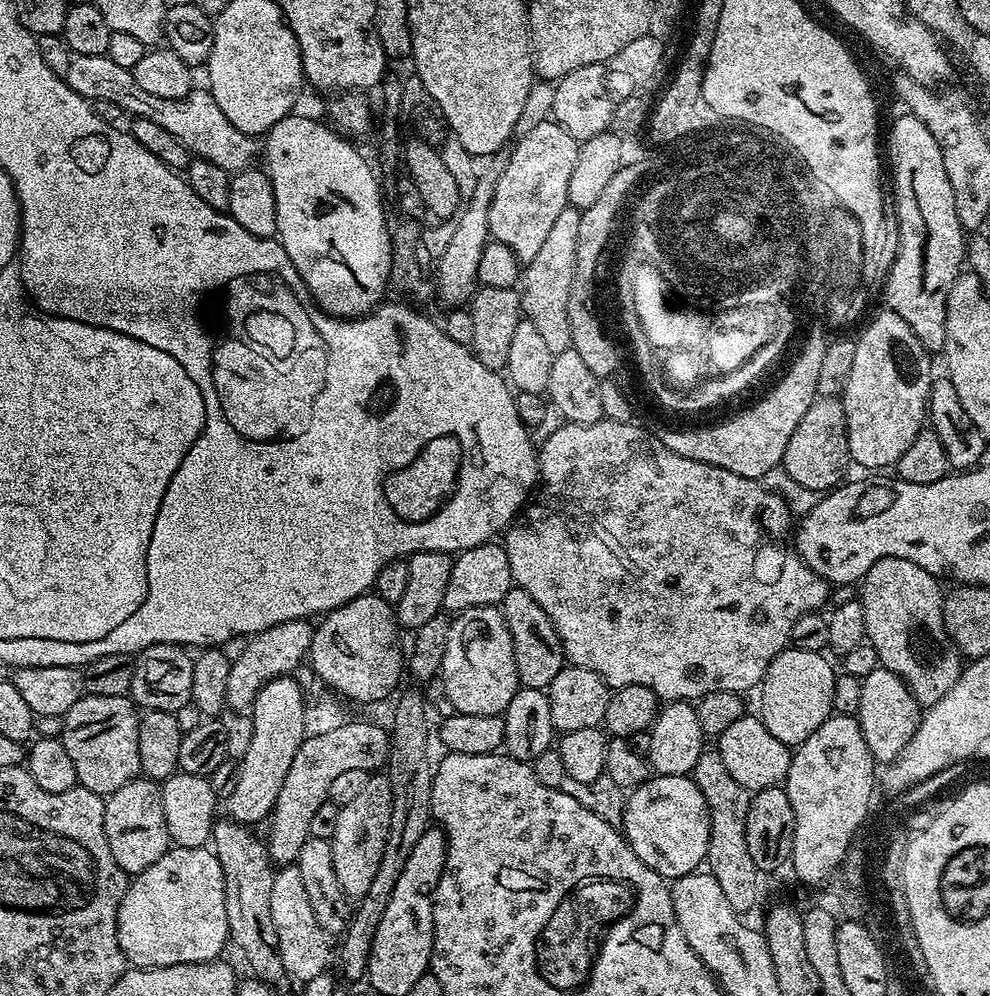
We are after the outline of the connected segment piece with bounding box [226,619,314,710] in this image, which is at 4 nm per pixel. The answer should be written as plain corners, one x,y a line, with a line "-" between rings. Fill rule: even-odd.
307,619
291,620
278,626
270,626
251,637
246,650
242,650
242,658
232,661
230,679
226,682
227,707
236,708
232,710
251,709
258,690
262,690
266,682
295,673
295,668
300,663
305,663
312,645
313,631
313,625

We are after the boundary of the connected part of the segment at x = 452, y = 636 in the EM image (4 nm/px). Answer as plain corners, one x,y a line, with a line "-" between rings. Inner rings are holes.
499,607
471,608
459,613
449,623
446,658
442,658
438,680
439,683
444,683
442,694
452,703
453,713
499,716
504,713
506,706
510,706
510,698
514,698
514,694
522,685
520,675
516,673
514,642
510,638
510,630
506,626

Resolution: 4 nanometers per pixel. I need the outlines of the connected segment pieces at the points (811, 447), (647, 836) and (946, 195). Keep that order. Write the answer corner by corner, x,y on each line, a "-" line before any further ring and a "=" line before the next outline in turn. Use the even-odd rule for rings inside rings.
822,396
815,400
810,410
806,410
802,422
798,422
794,434
790,434
782,465
786,474
790,474
799,485
821,494
837,487
845,479
844,471
850,468
850,457
843,399
=
653,775
645,784
627,793
622,831
634,854
638,854
638,858
642,858
642,862
646,862
650,870
654,870
669,881
677,880
680,876
697,871
705,863
710,842
710,818
706,798
702,798
702,790
698,790
691,775
=
903,115
893,122
888,148
886,144
886,160
892,163
892,180
896,183
896,220
900,226
896,254
882,293
888,303
885,305
914,330
924,349
940,354
946,342
948,295
966,260
966,231
955,212
954,190
950,190
942,150
938,150
934,134
917,116

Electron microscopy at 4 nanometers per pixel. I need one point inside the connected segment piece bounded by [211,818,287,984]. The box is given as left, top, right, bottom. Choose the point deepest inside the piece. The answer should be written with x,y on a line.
248,872

